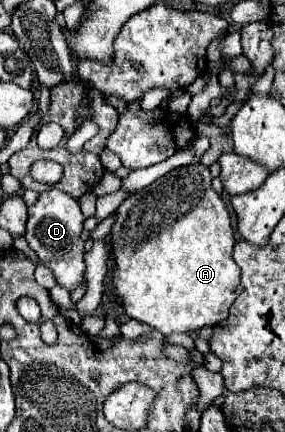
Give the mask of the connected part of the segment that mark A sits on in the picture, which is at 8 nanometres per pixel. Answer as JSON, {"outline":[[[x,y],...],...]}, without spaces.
{"outline":[[[203,163],[173,169],[125,199],[119,207],[117,221],[111,227],[111,237],[115,257],[113,293],[121,299],[121,305],[131,319],[147,323],[163,335],[217,325],[227,317],[231,303],[241,293],[241,269],[233,261],[235,233],[231,215],[221,195],[211,187],[211,173]]]}

